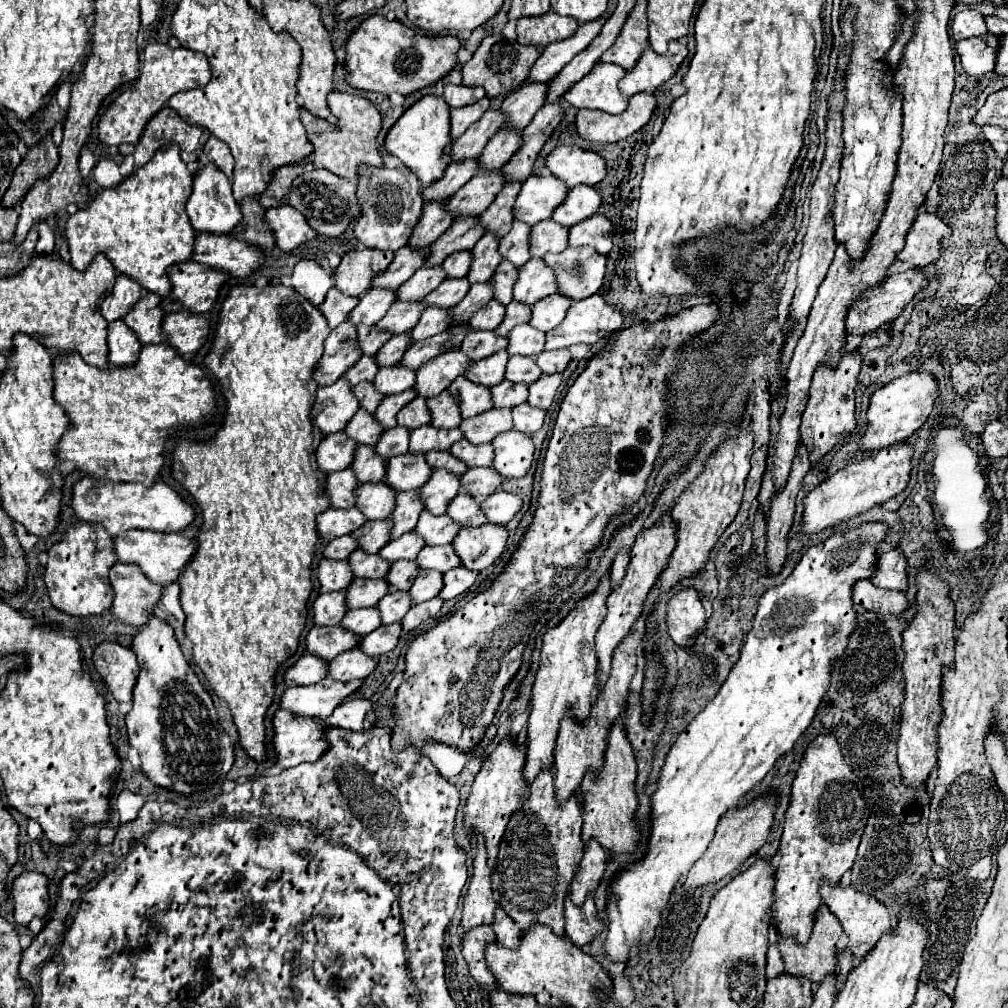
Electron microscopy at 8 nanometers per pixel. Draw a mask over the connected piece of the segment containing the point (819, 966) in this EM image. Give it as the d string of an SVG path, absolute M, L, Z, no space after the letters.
M821 904L817 914L815 914L815 922L813 922L813 932L811 932L811 938L807 944L799 944L795 938L791 936L785 936L785 934L779 934L779 940L777 940L777 948L781 952L781 958L785 962L785 970L789 974L801 974L805 978L809 978L811 982L821 982L821 978L825 978L825 974L831 974L835 972L837 968L837 960L835 960L835 942L837 938L841 936L843 928L837 920L837 916L829 910L827 904Z

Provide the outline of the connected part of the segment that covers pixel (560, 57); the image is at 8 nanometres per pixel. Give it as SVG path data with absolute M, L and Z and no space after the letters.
M593 20L589 24L581 24L569 40L549 44L541 52L537 62L531 66L531 72L525 80L525 84L527 82L541 82L541 84L549 82L549 78L553 78L553 74L557 74L557 70L561 70L561 66L565 66L565 62L569 62L569 58L573 58L585 46L589 46L589 42L601 32L603 24L605 24L605 20Z

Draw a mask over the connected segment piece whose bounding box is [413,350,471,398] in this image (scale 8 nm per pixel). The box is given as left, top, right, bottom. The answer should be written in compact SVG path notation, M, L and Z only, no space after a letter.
M449 350L445 354L439 354L417 370L413 390L417 392L417 396L423 396L423 398L437 396L443 390L447 390L447 386L457 376L465 372L465 366L469 366L469 362L471 360L465 358L461 350Z

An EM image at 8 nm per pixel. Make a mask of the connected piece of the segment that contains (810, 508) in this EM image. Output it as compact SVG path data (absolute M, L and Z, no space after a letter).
M901 442L891 448L883 448L861 462L853 462L843 470L837 470L833 476L823 480L803 498L803 522L799 532L813 534L833 528L841 522L855 518L857 514L867 512L871 506L887 502L889 498L905 490L911 474L911 456L913 456L913 448Z

